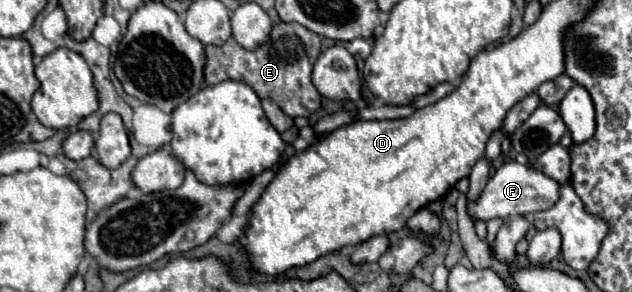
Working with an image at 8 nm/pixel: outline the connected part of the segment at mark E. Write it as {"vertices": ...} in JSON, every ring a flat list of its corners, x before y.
{"vertices":[[280,22,272,28,270,40,256,48,254,52,244,50,234,38,230,38,222,46,206,46,206,68,204,76,208,84,218,84,224,80,238,80,248,84,260,98,272,98,286,116,310,116,320,110,322,96,314,88,310,80,312,66,322,52,320,38,308,28,296,22]]}

